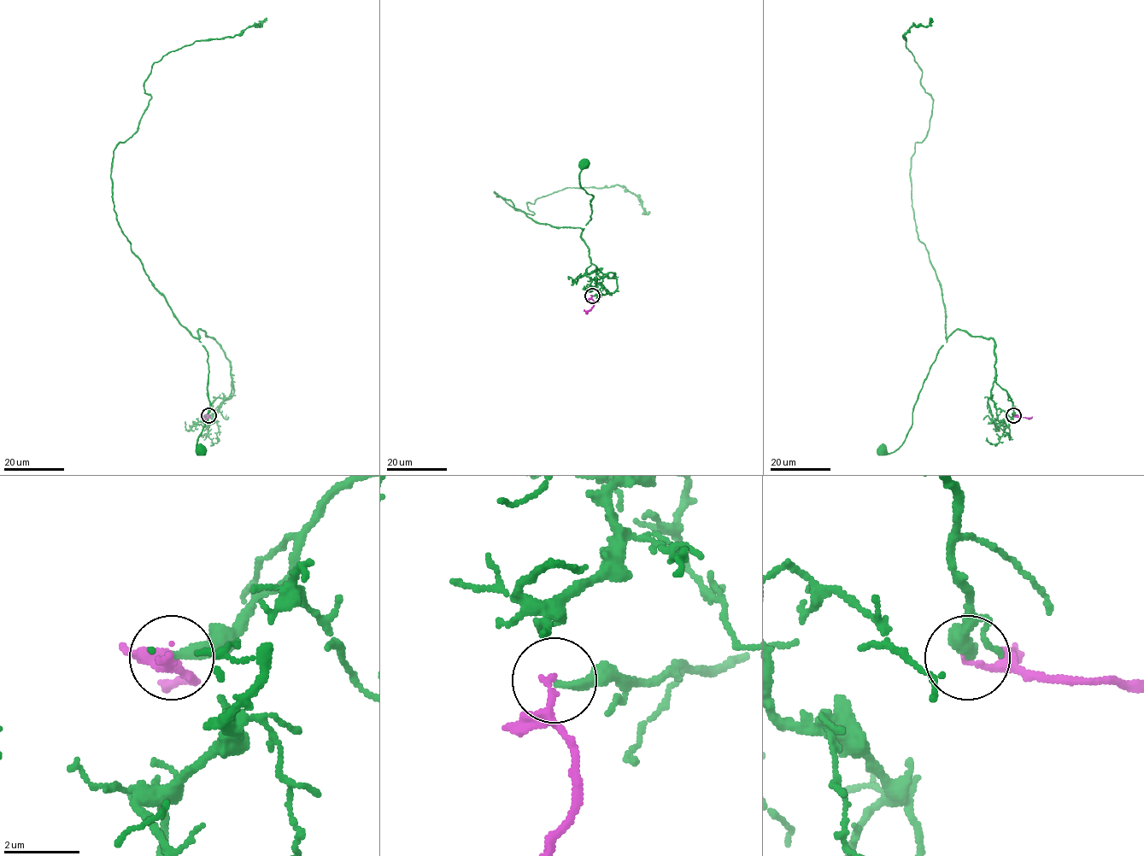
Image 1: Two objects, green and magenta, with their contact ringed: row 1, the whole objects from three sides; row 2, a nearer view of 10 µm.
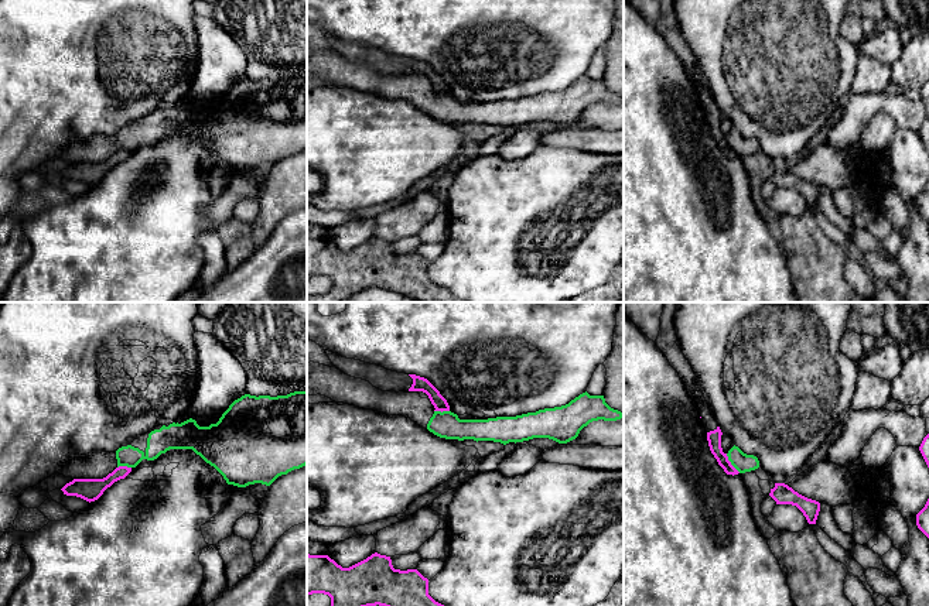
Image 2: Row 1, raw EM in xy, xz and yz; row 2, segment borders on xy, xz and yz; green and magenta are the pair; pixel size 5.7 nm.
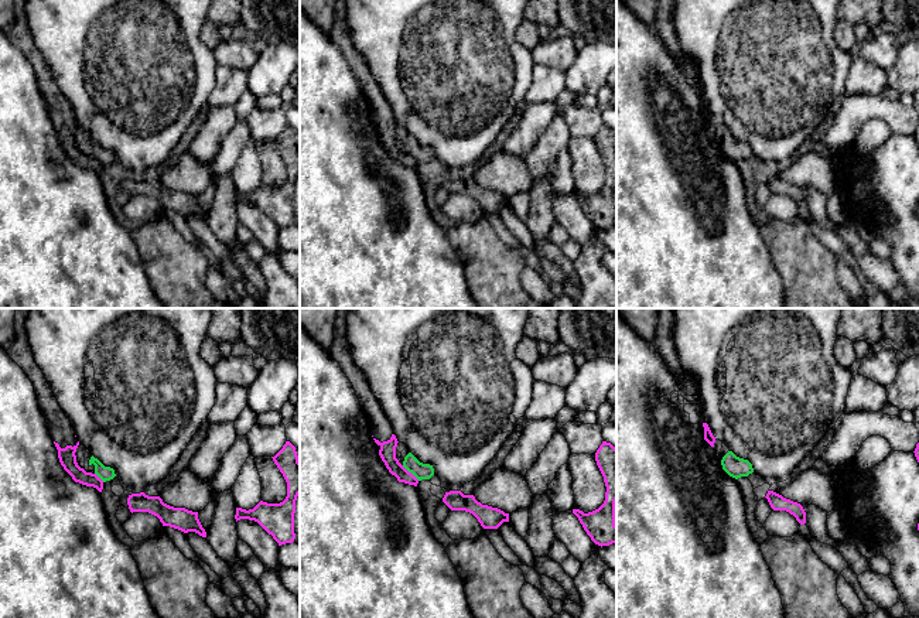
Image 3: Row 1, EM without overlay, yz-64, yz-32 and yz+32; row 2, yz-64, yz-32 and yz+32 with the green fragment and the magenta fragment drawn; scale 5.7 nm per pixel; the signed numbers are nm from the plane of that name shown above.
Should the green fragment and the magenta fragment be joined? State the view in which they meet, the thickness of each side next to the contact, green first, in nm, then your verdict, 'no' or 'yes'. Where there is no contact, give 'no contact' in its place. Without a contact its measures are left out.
contact in yz; calibres 110 and 80 nm; no

